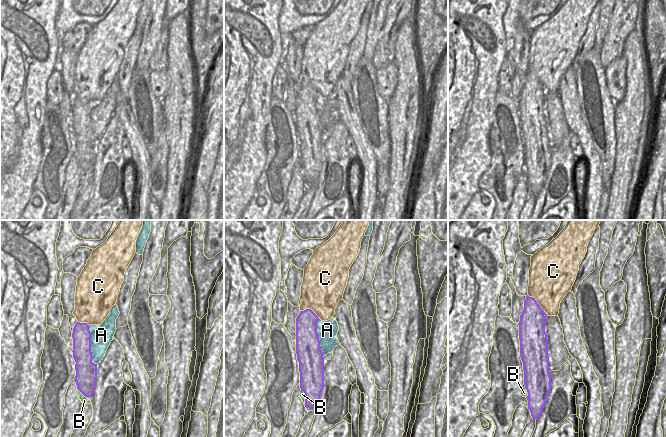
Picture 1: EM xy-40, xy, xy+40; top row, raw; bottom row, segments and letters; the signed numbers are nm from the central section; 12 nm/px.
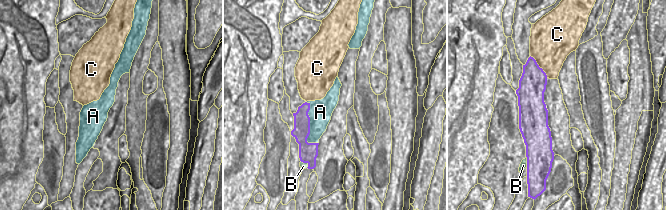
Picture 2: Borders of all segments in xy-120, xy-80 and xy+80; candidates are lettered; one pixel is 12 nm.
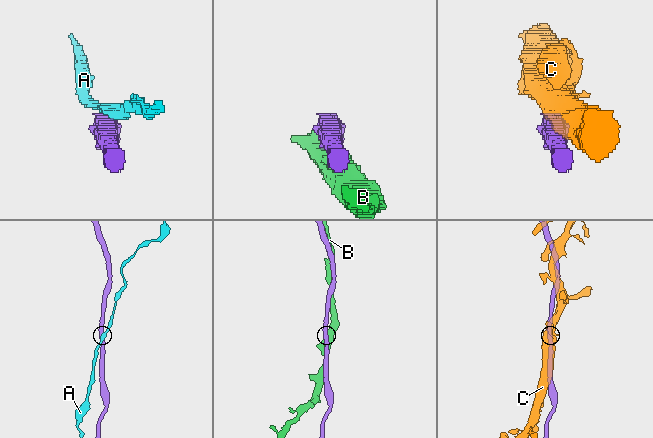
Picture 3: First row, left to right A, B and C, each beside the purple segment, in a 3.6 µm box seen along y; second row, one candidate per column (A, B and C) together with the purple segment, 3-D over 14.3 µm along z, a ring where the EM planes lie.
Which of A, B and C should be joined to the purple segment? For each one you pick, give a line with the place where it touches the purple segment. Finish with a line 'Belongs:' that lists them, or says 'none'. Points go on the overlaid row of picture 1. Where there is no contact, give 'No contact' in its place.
Belongs: none.

